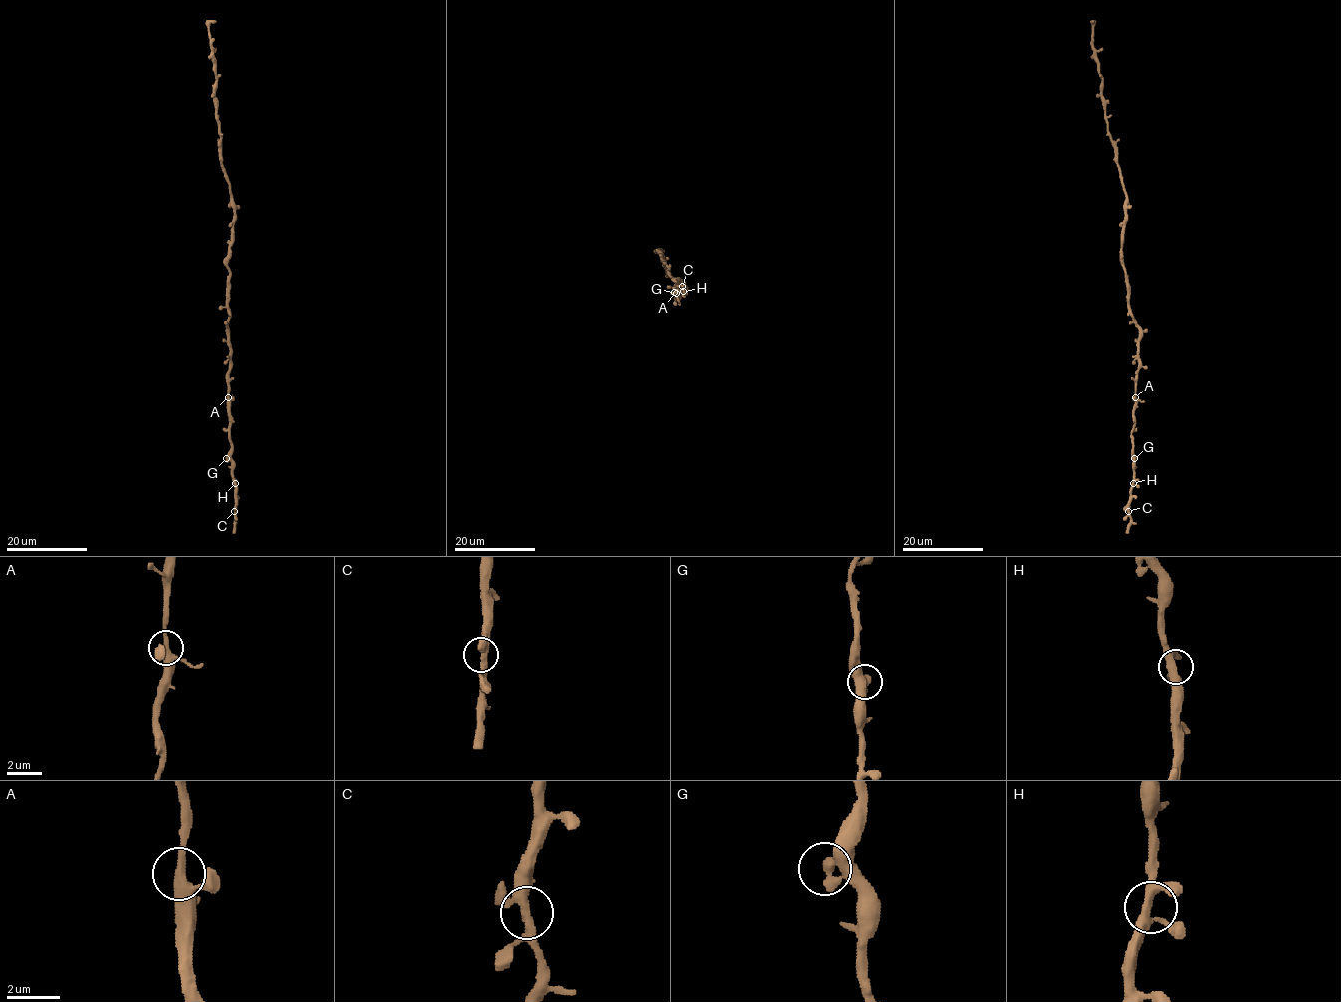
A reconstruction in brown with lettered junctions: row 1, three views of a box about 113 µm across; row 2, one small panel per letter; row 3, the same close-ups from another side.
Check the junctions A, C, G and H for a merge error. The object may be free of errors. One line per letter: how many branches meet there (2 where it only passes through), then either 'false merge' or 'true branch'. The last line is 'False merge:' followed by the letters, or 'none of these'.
A: 4 branches meet; true branch
C: 4 branches meet; true branch
G: 2 branches meet; true branch
H: 4 branches meet; true branch
False merge: none of these

